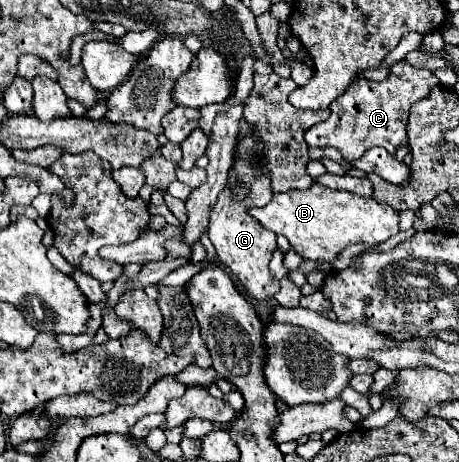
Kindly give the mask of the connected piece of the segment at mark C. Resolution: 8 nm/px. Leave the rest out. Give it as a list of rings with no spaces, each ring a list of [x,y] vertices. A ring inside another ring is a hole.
[[[398,61],[384,81],[370,81],[366,77],[358,77],[350,83],[350,87],[330,103],[330,117],[322,123],[316,123],[304,133],[308,147],[334,147],[340,151],[346,163],[356,161],[370,147],[384,147],[390,155],[396,153],[396,147],[406,143],[406,119],[410,107],[426,99],[432,87],[438,87],[440,81],[432,71],[422,71],[406,61]]]

